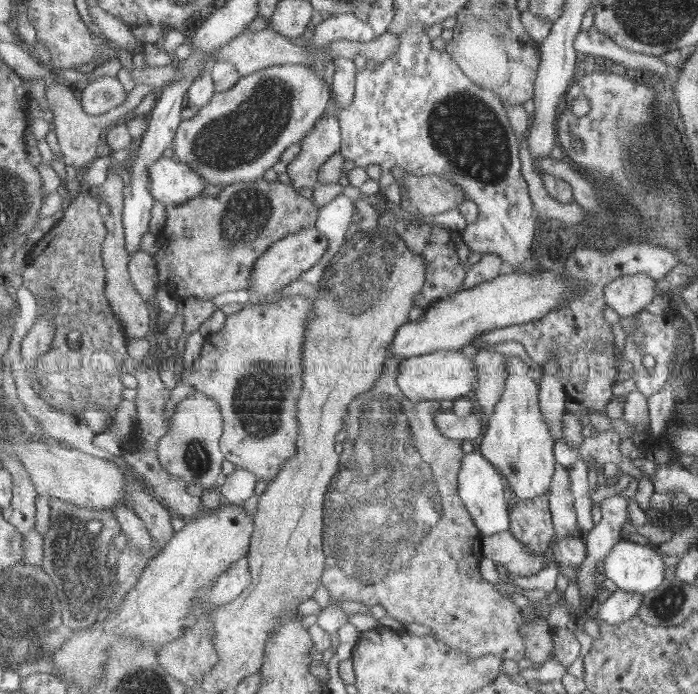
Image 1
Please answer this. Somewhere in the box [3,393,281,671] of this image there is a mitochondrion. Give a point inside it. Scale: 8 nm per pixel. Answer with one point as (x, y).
(84, 578)

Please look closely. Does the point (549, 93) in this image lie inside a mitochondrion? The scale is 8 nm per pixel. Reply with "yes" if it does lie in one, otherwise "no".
no

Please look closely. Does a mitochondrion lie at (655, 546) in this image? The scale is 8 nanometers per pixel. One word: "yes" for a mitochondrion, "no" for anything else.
no

